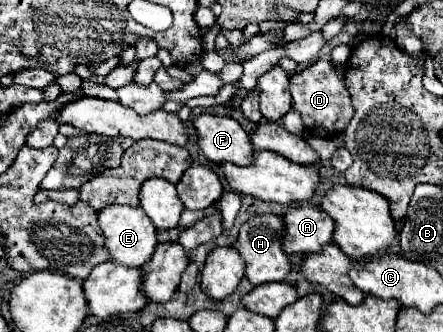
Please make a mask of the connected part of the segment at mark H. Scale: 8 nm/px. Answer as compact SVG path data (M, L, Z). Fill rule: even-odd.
M255 215L247 223L243 223L233 247L243 257L245 277L253 285L261 285L261 283L269 283L269 281L283 281L285 275L289 273L291 265L289 265L287 255L281 249L283 235L285 235L285 225L283 225L283 219L279 215Z

